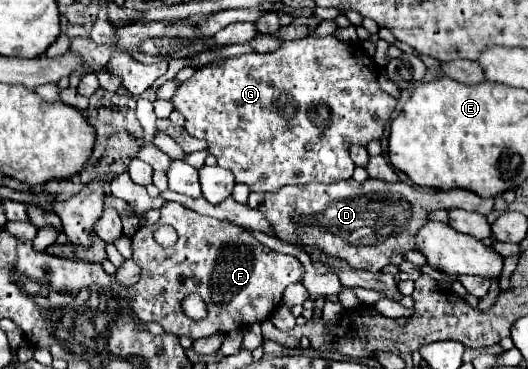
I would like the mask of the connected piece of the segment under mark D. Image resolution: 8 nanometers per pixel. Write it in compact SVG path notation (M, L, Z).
M344 180L336 184L302 184L302 186L284 186L280 192L252 192L248 198L248 204L256 210L262 210L266 218L272 222L276 228L278 236L288 240L288 242L302 242L314 248L320 248L328 252L330 256L346 260L352 268L358 270L370 270L370 272L380 272L386 264L400 264L404 258L404 252L414 250L414 234L418 228L422 228L428 220L428 212L436 208L460 208L462 210L478 212L478 214L488 214L494 210L494 198L480 198L472 194L470 190L454 188L448 192L420 192L404 182L388 184L382 180L366 180L358 184L356 180Z

